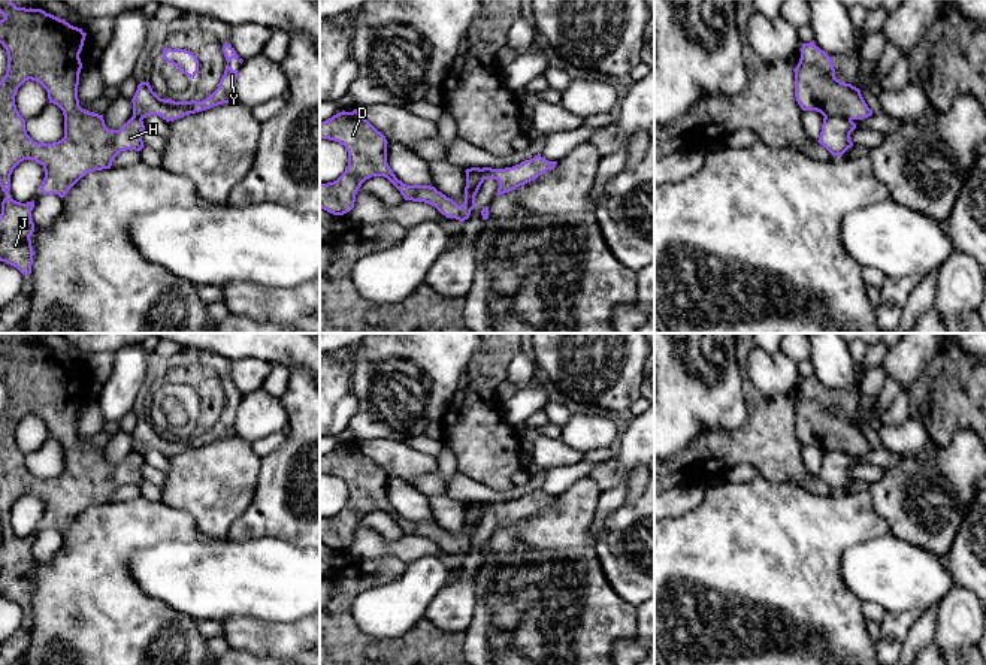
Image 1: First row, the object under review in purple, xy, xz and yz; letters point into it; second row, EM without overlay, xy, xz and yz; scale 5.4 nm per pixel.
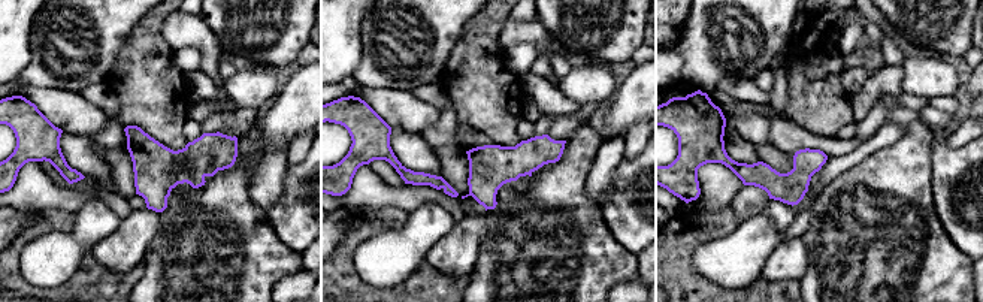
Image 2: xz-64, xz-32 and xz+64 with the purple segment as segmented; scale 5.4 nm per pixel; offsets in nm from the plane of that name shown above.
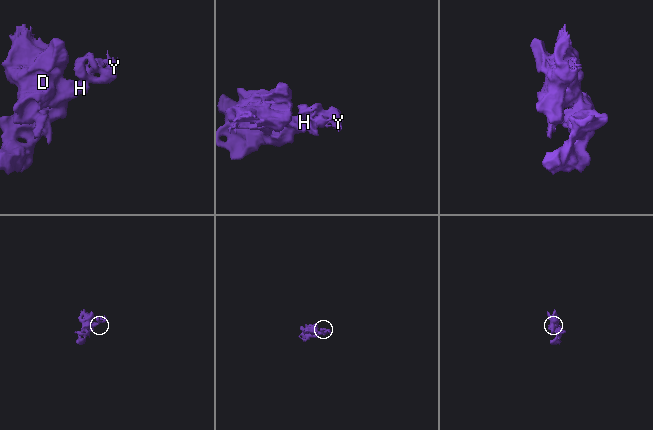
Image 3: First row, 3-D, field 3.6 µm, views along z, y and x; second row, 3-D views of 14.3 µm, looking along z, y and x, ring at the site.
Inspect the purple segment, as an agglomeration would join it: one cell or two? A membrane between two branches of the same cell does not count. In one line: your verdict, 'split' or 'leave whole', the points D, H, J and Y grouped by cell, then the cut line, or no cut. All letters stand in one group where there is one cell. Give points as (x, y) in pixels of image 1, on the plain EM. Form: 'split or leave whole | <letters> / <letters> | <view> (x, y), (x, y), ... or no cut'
split | D H J / Y | xz (481, 504), (481, 516), (474, 526), (469, 544)

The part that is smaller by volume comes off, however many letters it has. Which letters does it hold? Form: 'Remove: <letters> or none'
Remove: Y

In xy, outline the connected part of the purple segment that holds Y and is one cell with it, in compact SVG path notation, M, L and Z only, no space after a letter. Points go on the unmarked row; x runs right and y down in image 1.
M230 378L223 380L223 387L224 387L227 400L226 400L226 405L220 415L218 423L209 432L206 432L202 436L196 436L196 435L175 436L172 433L164 435L164 433L160 433L152 426L148 415L140 417L131 433L133 451L143 454L148 450L158 450L169 457L188 448L196 448L196 447L202 447L205 444L211 444L223 438L236 436L235 417L236 417L239 405L233 405L229 400L229 396L232 393L238 393L239 398L242 399L244 395L236 389L236 386L232 383Z

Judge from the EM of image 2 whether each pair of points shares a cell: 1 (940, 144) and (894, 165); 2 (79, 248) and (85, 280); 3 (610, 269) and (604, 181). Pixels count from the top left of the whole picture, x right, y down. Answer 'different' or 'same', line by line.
1: different
2: different
3: different

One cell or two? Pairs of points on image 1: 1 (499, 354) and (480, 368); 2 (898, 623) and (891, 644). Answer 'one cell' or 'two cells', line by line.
1: one cell
2: one cell

